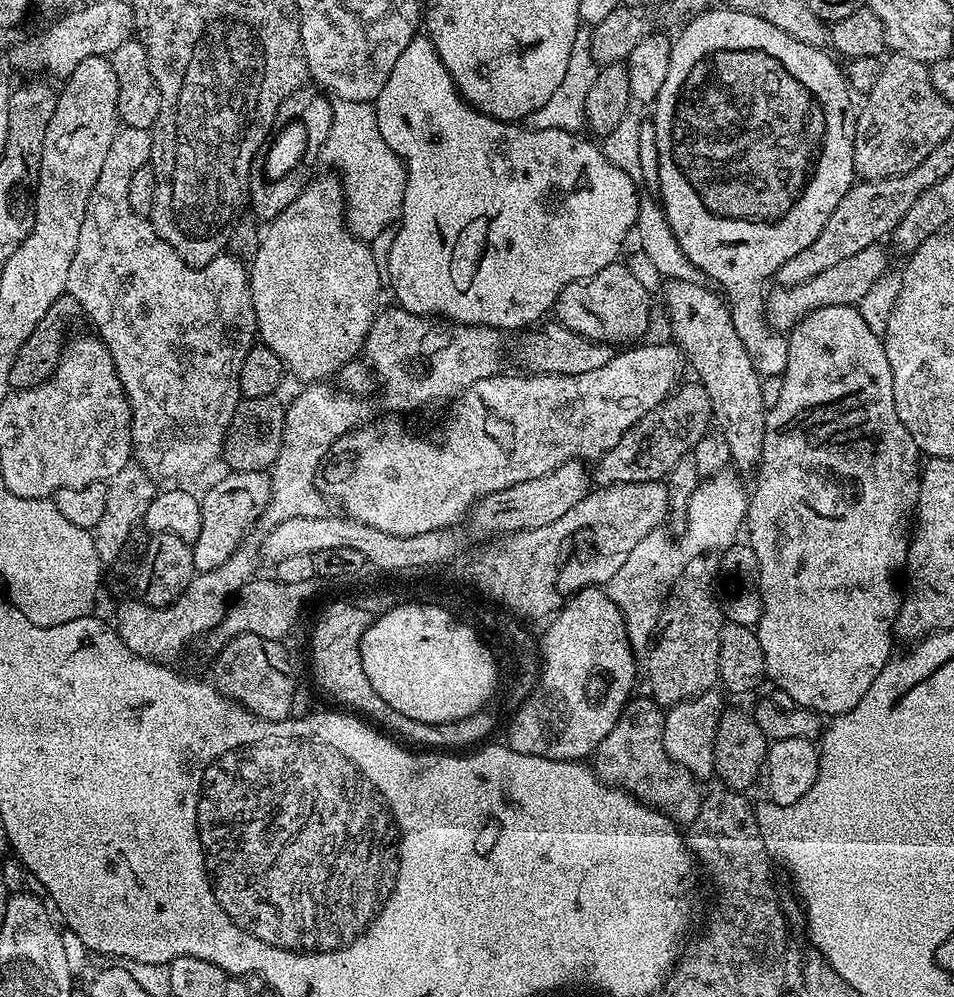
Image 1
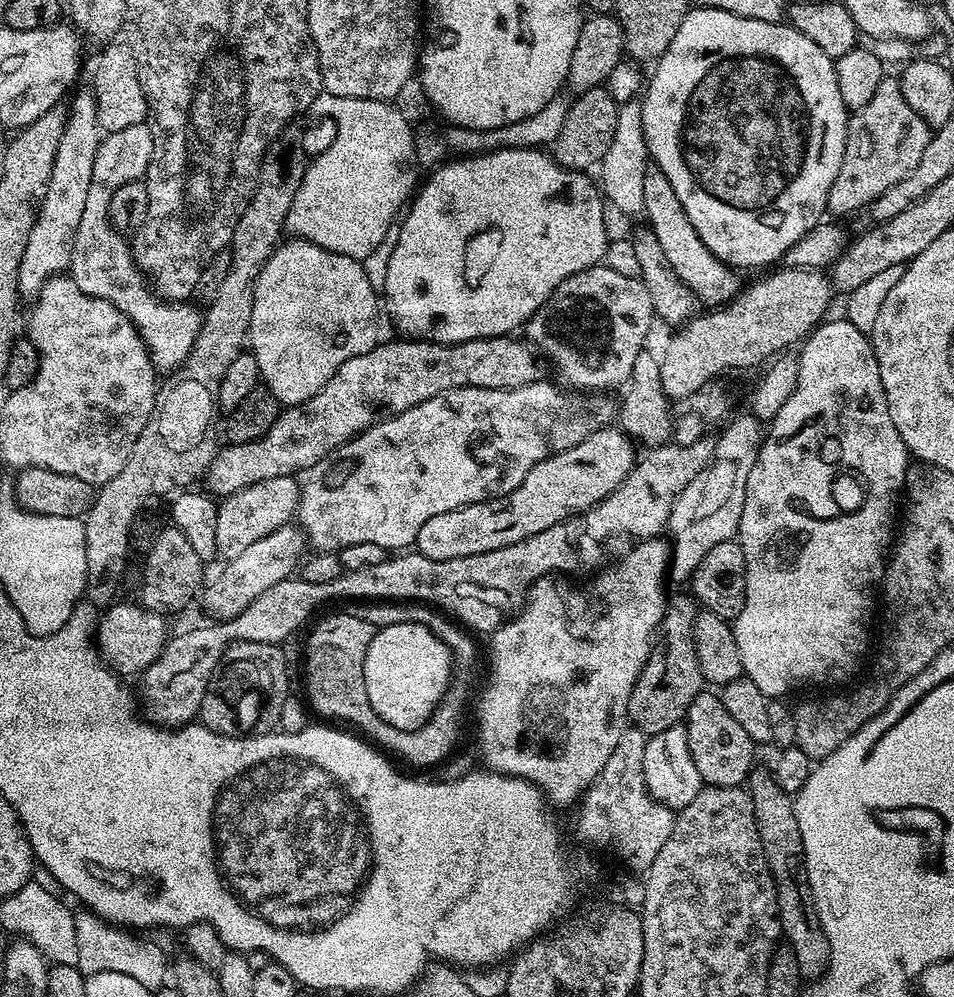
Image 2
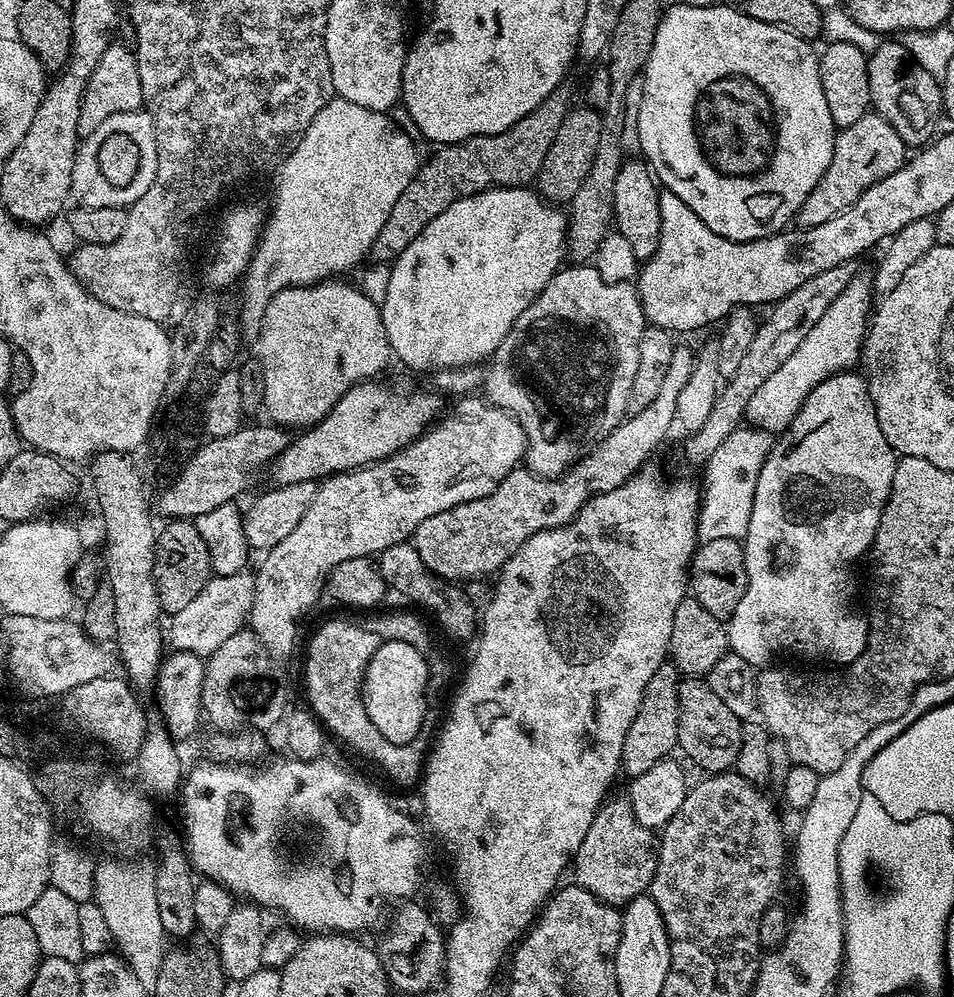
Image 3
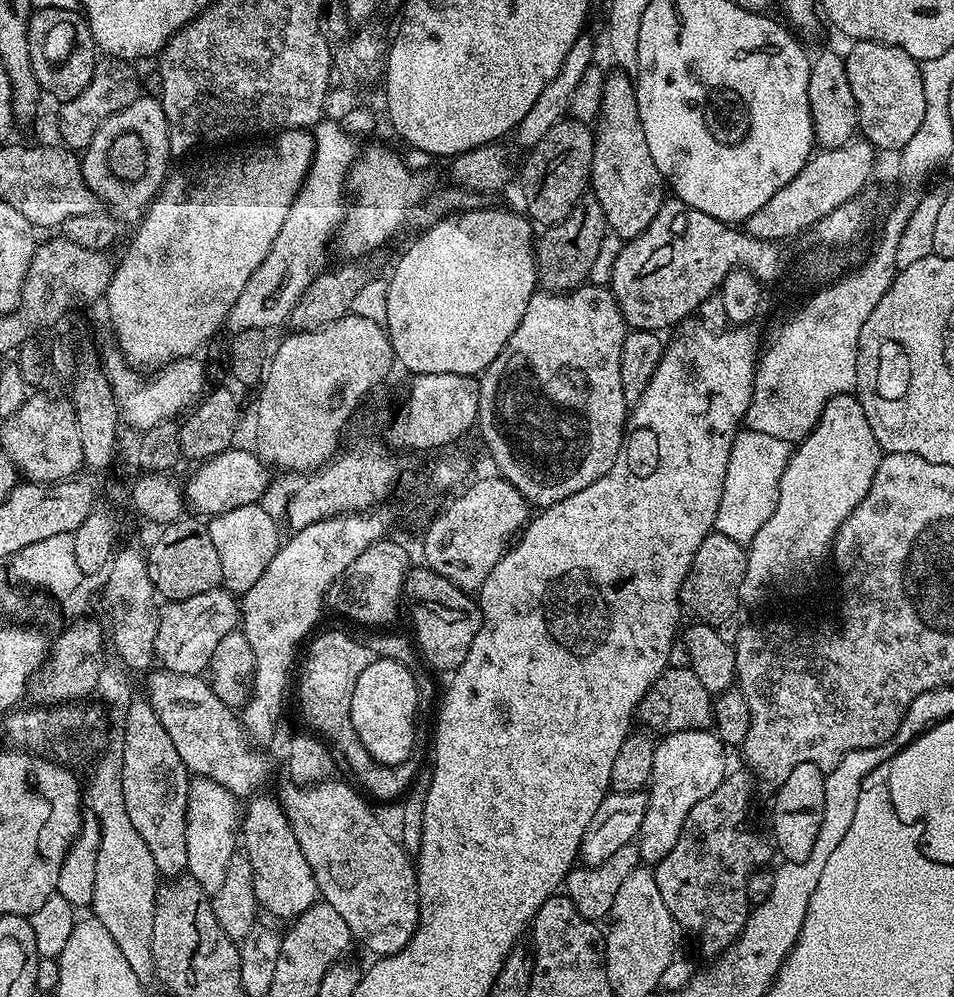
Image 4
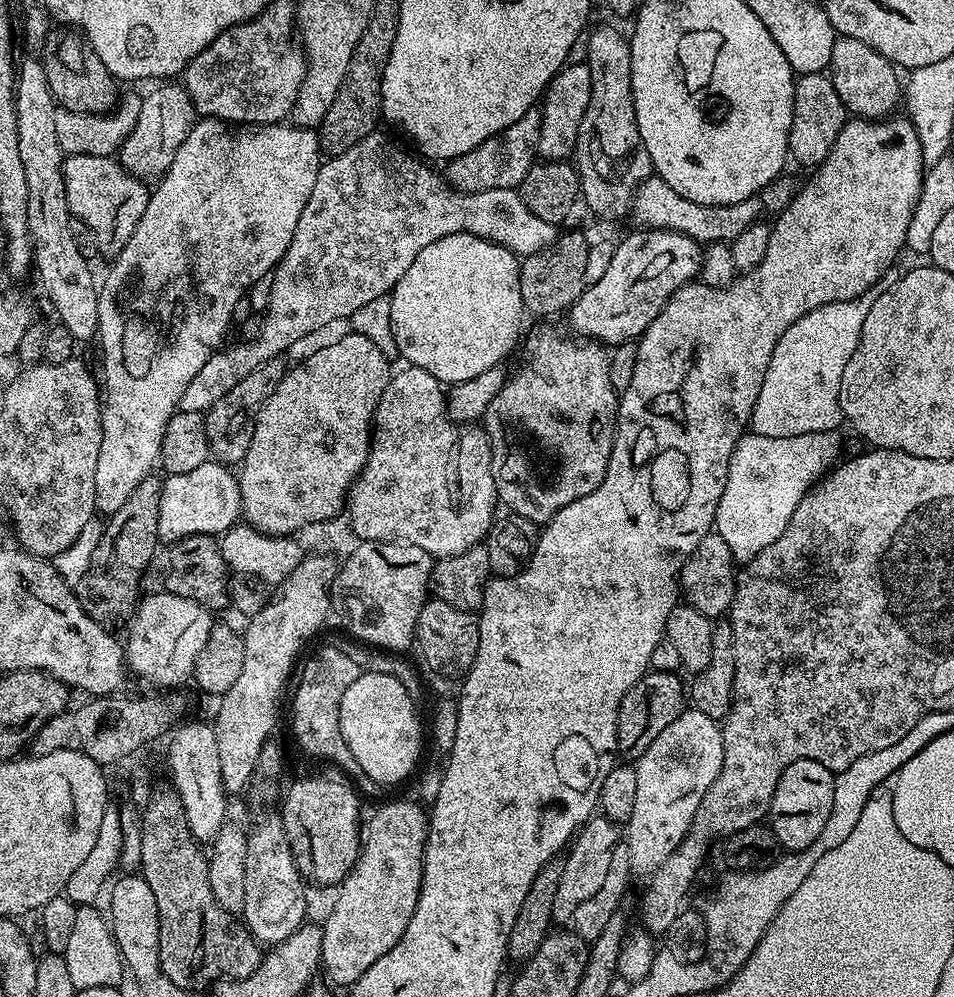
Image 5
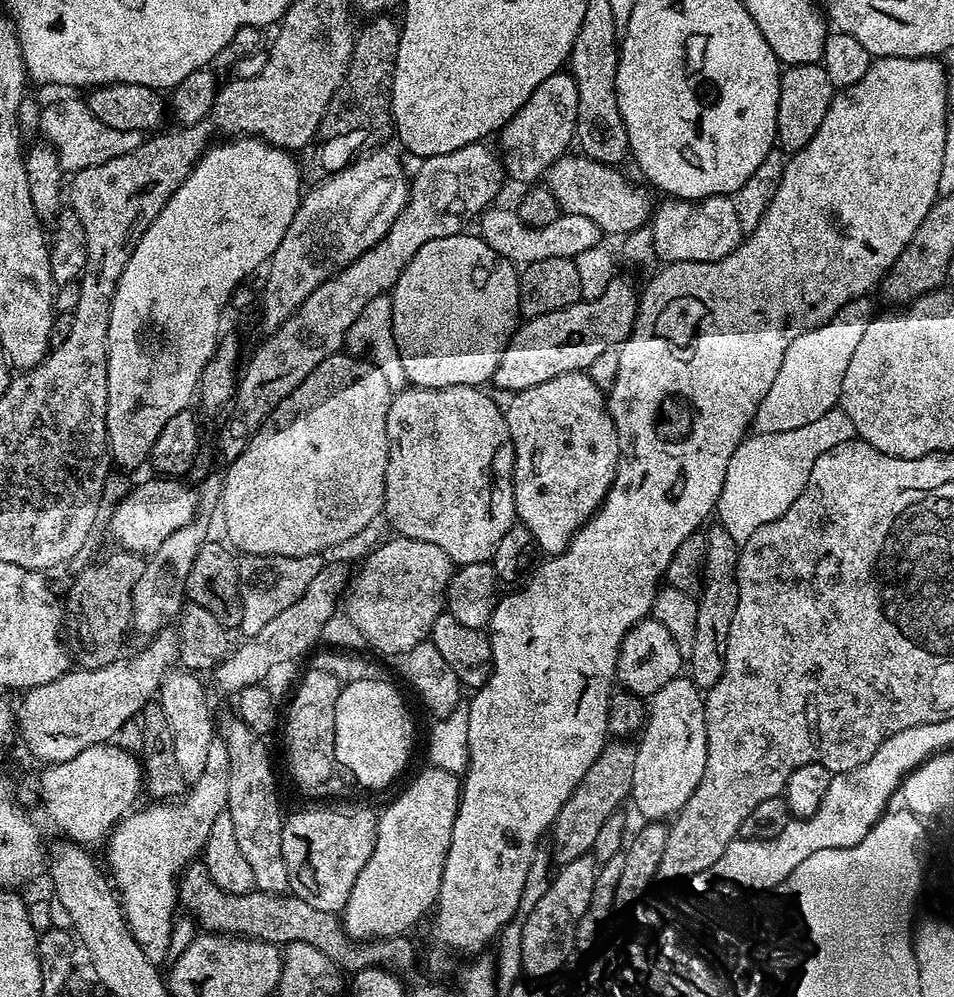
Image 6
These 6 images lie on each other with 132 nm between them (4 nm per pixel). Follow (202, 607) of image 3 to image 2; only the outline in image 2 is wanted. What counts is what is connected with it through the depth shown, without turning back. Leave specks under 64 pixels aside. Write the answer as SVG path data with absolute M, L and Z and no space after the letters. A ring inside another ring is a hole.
M292 522L283 524L281 528L274 530L274 534L266 534L266 538L258 538L258 542L253 542L244 553L238 554L238 558L227 561L223 565L225 568L213 580L211 577L207 581L202 600L204 596L204 608L212 615L209 617L213 621L229 620L242 614L242 610L246 610L246 606L250 606L250 602L254 602L258 594L270 590L270 586L278 586L278 582L289 579L297 571L305 555L304 548L306 549L304 529Z

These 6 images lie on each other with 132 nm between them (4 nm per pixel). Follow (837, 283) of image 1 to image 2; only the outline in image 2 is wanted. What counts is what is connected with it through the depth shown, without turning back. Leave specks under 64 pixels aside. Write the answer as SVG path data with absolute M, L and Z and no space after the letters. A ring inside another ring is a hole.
M780 266L772 271L767 273L769 276L765 280L760 280L757 284L750 285L749 288L747 285L727 304L705 311L708 312L705 316L697 314L688 323L673 331L676 333L669 338L664 353L661 351L658 356L662 386L669 401L677 402L676 400L682 399L683 396L695 397L699 388L706 386L706 382L715 380L724 374L720 372L726 371L727 368L752 368L755 364L763 365L771 361L777 354L791 349L788 348L791 344L799 345L808 333L829 315L828 307L832 304L834 289L831 279L823 271L787 266Z

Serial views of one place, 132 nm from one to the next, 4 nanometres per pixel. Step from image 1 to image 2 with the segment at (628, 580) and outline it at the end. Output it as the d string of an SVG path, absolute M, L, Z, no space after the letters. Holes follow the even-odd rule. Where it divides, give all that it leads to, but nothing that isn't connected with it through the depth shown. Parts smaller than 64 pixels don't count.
M734 416L723 425L724 433L715 437L716 449L706 470L702 470L702 474L682 490L678 502L674 502L666 529L670 537L671 579L687 581L698 562L702 562L706 550L718 546L718 542L733 539L740 531L742 502L746 502L746 478L750 478L750 470L754 470L765 433L755 416Z

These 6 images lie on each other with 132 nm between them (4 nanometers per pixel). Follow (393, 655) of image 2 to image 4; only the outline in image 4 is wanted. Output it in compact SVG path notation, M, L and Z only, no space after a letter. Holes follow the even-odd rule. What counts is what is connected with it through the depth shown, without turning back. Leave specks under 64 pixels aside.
M373 658L370 666L358 674L358 682L354 682L354 698L350 698L350 722L354 722L354 730L358 730L362 746L366 746L378 763L406 763L412 756L412 747L416 744L416 707L422 704L420 691L416 689L416 678L417 673L402 666L402 662Z

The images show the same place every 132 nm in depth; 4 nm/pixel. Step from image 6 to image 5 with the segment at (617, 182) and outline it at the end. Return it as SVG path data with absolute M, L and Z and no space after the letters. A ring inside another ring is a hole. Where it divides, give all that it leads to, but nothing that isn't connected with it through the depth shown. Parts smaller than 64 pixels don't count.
M653 174L636 189L630 205L630 217L636 223L633 225L641 229L657 228L681 232L701 246L731 242L751 224L759 221L764 216L763 212L779 214L795 198L798 183L796 184L794 177L788 175L781 175L780 179L772 181L760 193L742 202L734 202L730 206L706 206L702 202L690 202L690 198L682 198L678 190L672 189L661 176Z

